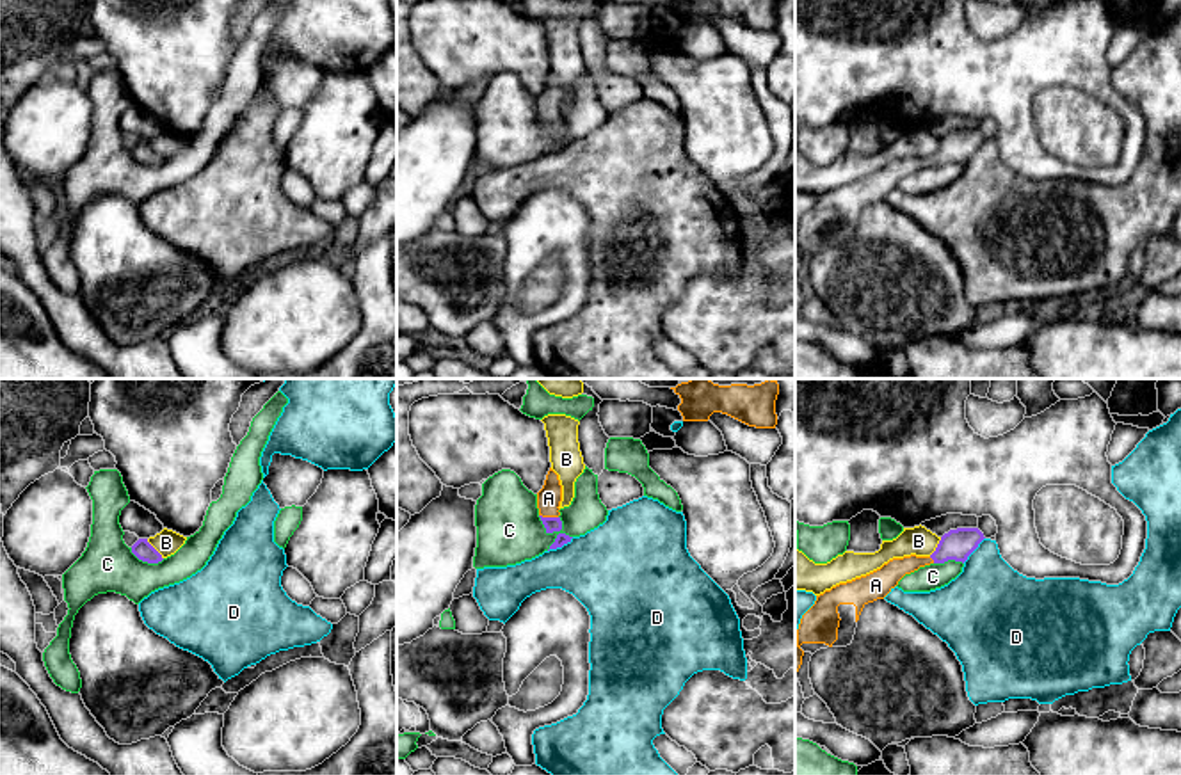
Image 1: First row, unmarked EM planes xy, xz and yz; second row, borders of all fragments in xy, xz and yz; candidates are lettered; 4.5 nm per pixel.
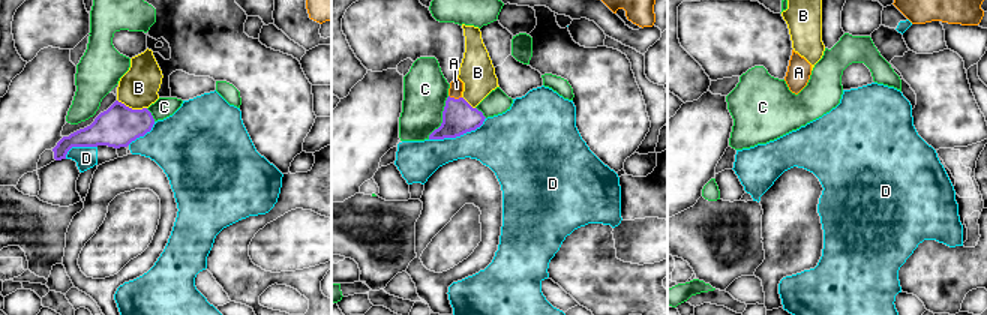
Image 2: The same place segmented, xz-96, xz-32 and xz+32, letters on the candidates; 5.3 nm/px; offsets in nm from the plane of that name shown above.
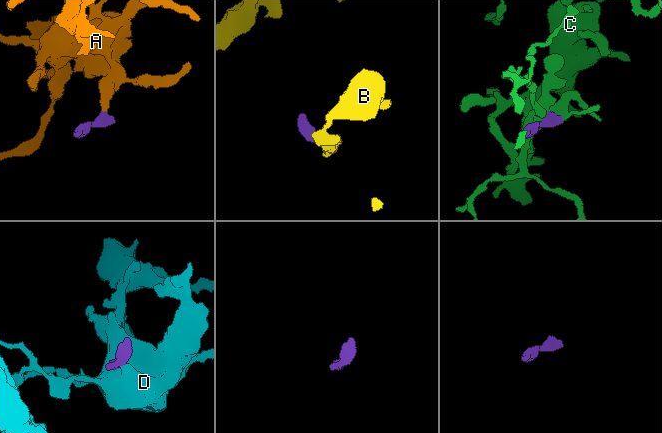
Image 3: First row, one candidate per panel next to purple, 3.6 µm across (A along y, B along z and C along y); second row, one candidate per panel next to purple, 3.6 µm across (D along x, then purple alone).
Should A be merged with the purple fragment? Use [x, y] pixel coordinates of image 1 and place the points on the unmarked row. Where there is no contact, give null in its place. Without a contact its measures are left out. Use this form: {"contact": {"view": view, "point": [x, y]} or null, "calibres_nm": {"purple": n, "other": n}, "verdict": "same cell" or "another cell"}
{"contact": {"view": "xz", "point": [548, 119]}, "calibres_nm": {"purple": 70, "other": 110}, "verdict": "same cell"}

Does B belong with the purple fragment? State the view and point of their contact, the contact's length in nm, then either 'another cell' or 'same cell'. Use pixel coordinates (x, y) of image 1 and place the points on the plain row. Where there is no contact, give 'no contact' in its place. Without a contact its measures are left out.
contact xy (155, 151); length 120 nm; another cell

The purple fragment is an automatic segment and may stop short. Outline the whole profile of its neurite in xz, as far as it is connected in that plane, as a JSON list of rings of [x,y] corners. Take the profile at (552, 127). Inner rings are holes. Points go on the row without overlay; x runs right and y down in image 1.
[[[550,69],[542,91],[537,94],[537,110],[539,119],[546,130],[546,135],[560,133],[560,103],[562,103],[562,87],[558,76]]]

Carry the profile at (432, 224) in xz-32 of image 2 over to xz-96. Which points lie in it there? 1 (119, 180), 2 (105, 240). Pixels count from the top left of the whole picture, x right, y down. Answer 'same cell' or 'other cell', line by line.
1: same cell
2: other cell

